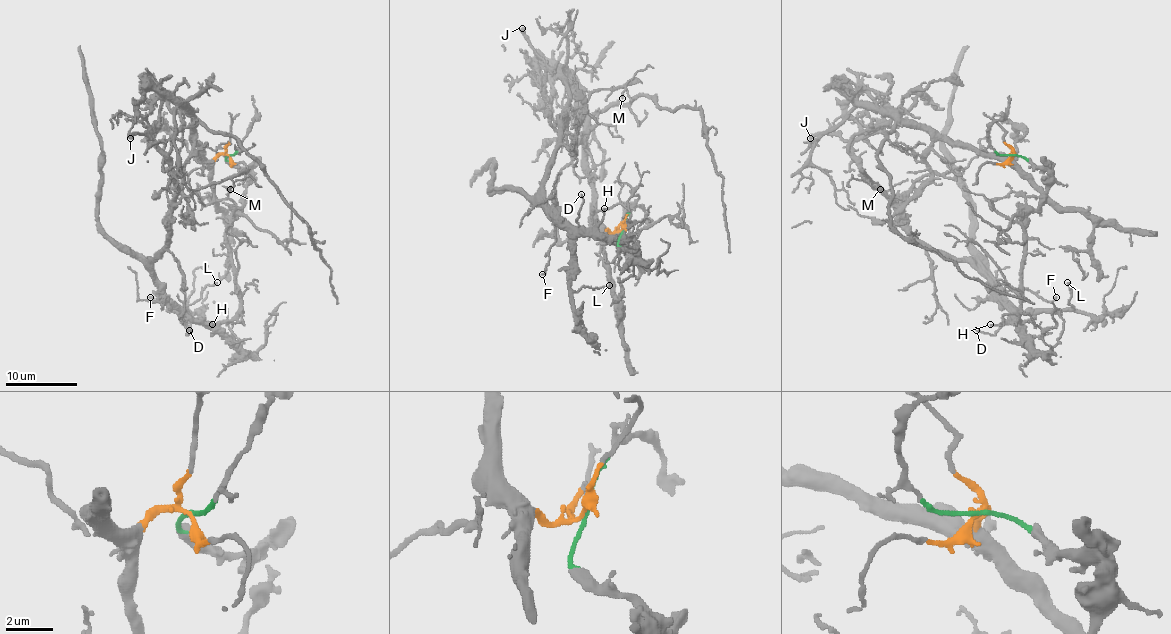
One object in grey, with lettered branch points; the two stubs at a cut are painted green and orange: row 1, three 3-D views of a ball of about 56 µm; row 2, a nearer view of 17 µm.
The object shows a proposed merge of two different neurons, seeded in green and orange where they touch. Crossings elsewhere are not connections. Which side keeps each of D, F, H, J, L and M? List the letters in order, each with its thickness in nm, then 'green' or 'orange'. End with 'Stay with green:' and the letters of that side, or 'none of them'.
D: calibre 130 nm; green
F: calibre 160 nm; green
H: calibre 150 nm; green
J: calibre 400 nm; green
L: calibre 170 nm; green
M: calibre 100 nm; green
Stay with green: D, F, H, J, L, M

